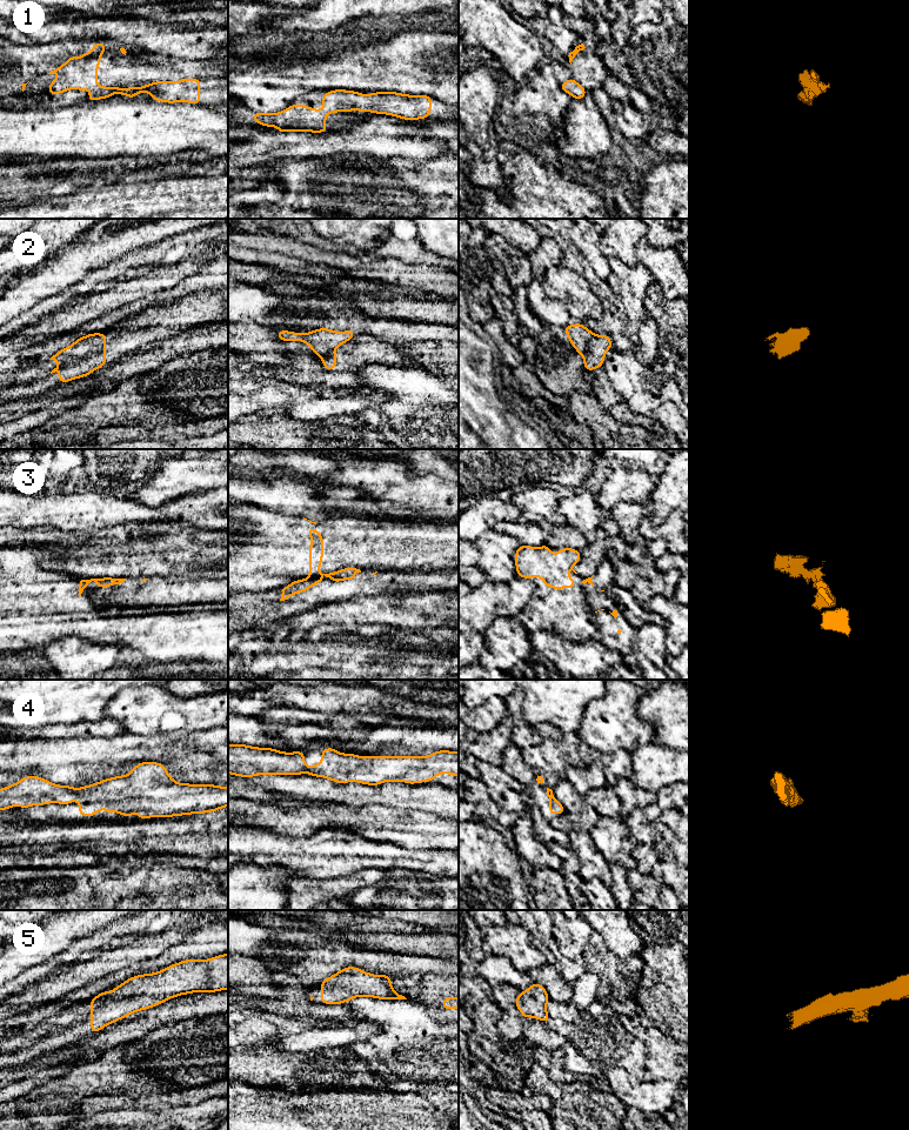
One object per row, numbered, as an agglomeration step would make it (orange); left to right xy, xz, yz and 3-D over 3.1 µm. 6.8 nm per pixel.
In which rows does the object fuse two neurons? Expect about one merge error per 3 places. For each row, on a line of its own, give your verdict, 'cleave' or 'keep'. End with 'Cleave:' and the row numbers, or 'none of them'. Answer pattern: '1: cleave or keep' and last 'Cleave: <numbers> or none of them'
1: keep
2: cleave
3: cleave
4: keep
5: keep
Cleave: 2, 3

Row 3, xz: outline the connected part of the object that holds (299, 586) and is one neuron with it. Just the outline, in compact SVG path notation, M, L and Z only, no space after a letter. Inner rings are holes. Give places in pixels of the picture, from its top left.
M347 567L347 568L343 568L341 570L334 571L334 573L321 574L316 577L295 580L289 586L280 588L282 591L280 601L287 600L294 594L307 591L308 589L310 589L316 583L326 582L322 579L323 575L326 577L329 577L332 582L341 582L345 580L355 580L356 581L356 579L355 579L356 573L361 573L361 570L353 568L353 567Z

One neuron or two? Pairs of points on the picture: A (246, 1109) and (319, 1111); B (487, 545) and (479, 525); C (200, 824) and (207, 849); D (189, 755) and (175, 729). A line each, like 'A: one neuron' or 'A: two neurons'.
A: one neuron
B: two neurons
C: two neurons
D: two neurons

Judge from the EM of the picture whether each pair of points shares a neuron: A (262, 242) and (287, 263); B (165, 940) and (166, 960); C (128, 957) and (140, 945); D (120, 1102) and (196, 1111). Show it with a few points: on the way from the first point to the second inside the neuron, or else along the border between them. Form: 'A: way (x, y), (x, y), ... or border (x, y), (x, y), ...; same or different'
A: border (248, 248), (279, 252), (302, 260); different
B: border (189, 935), (169, 945), (154, 958), (142, 963); different
C: way (131, 955), (138, 948); same
D: border (131, 1108), (104, 1112); different

